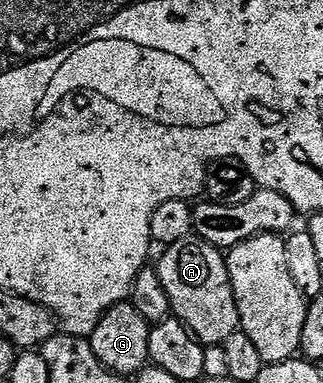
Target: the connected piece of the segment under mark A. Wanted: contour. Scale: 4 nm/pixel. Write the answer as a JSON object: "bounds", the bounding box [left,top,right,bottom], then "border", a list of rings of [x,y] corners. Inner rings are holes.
{"bounds":[157,236,240,346],"border":[[[192,236],[177,240],[177,244],[166,247],[162,253],[159,262],[157,261],[157,269],[161,284],[165,284],[165,292],[169,296],[172,315],[182,320],[191,330],[192,336],[204,346],[222,346],[225,340],[229,340],[229,336],[233,336],[240,329],[237,300],[233,296],[224,251],[218,250],[201,237]]]}

